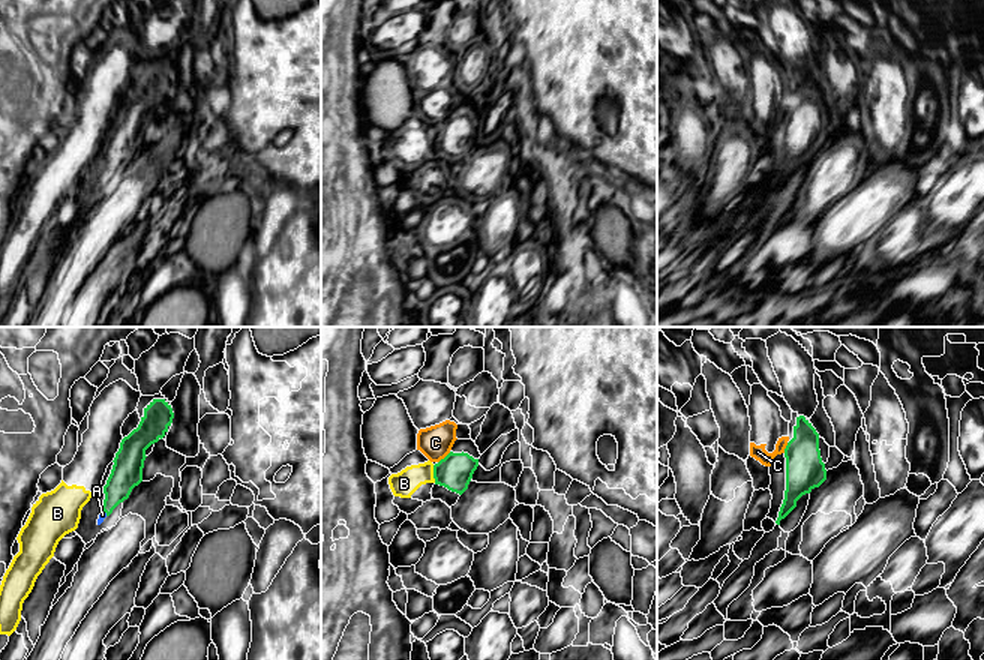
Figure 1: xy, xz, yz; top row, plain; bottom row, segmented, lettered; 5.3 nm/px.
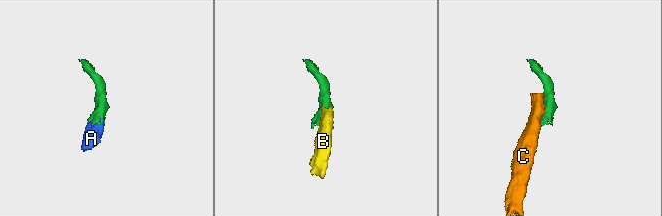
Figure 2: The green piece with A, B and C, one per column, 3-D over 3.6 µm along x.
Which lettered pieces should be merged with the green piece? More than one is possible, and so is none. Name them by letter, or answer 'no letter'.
A

